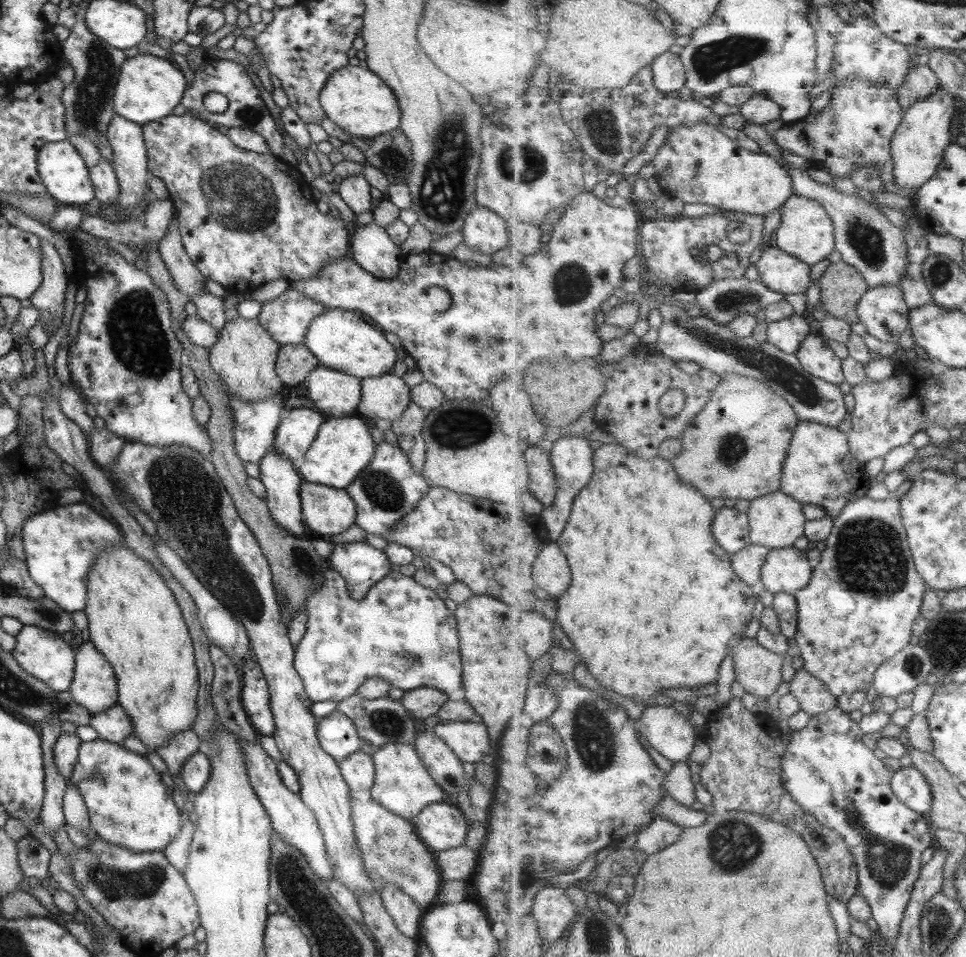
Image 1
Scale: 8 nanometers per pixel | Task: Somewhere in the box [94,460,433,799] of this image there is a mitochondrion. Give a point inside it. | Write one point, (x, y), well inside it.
(382, 489)

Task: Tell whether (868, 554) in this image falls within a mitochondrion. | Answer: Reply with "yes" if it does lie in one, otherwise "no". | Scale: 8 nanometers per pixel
yes

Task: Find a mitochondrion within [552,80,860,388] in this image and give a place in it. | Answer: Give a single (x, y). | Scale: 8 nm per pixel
(602, 130)

